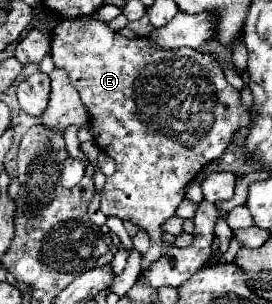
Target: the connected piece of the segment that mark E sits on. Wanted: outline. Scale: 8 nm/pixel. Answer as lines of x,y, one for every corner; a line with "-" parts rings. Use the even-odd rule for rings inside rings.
86,18
60,22
52,34
50,54
54,66
68,74
70,84
88,108
94,142
116,162
116,172
106,178
102,188
102,212
130,220
150,234
152,246
142,260
142,268
148,268
162,256
162,222
174,216
178,204
184,200
186,184
200,168
226,150
238,128
248,126
248,108
242,108
240,92
228,84
222,68
208,54
194,48
156,50
146,38
128,40
102,22

